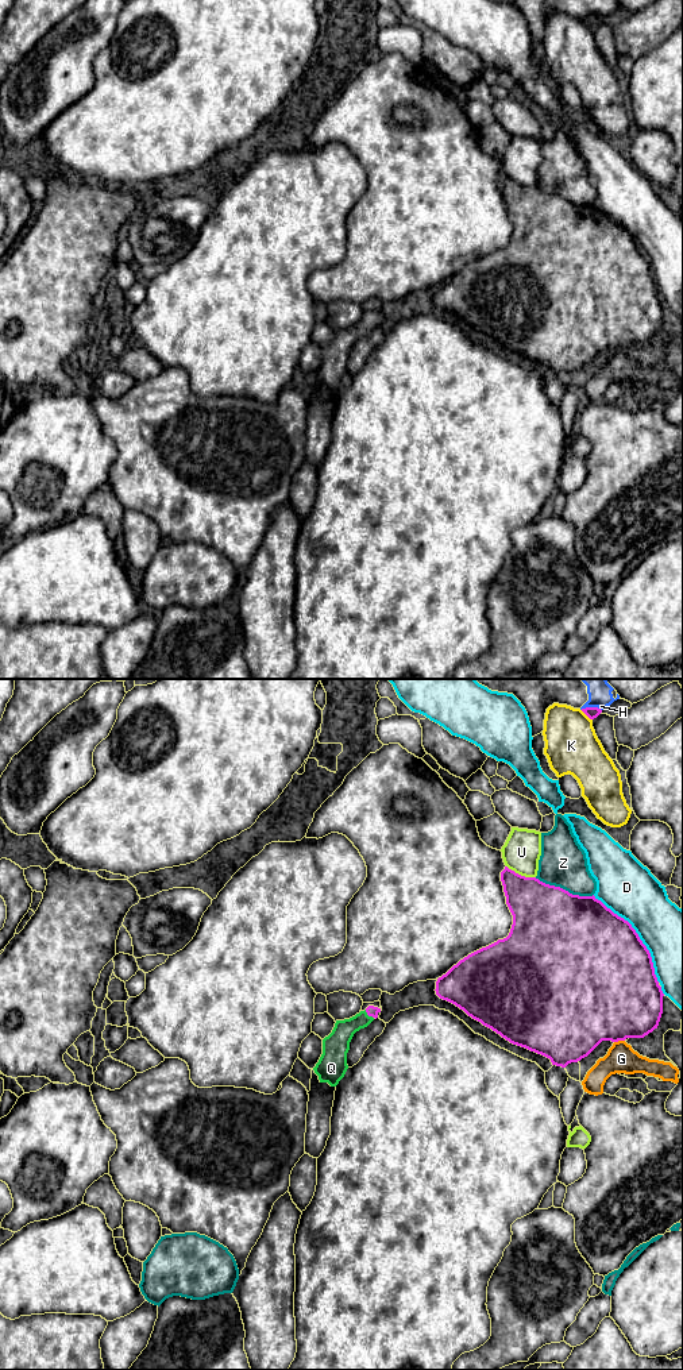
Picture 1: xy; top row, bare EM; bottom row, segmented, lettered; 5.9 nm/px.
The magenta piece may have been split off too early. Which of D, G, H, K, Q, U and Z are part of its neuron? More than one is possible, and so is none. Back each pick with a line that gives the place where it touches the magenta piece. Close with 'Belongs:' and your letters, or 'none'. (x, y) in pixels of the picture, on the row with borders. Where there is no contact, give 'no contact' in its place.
Q: contact xy (369, 1015)
Belongs: Q

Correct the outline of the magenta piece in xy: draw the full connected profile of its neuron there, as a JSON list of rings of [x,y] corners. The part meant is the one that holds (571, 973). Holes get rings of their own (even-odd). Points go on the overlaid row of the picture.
[[[508,867],[501,872],[501,881],[513,915],[509,935],[468,954],[439,977],[435,991],[440,999],[455,1004],[510,1043],[541,1054],[562,1068],[587,1057],[602,1041],[644,1038],[657,1029],[664,993],[651,953],[628,921],[594,895],[572,895]]]

